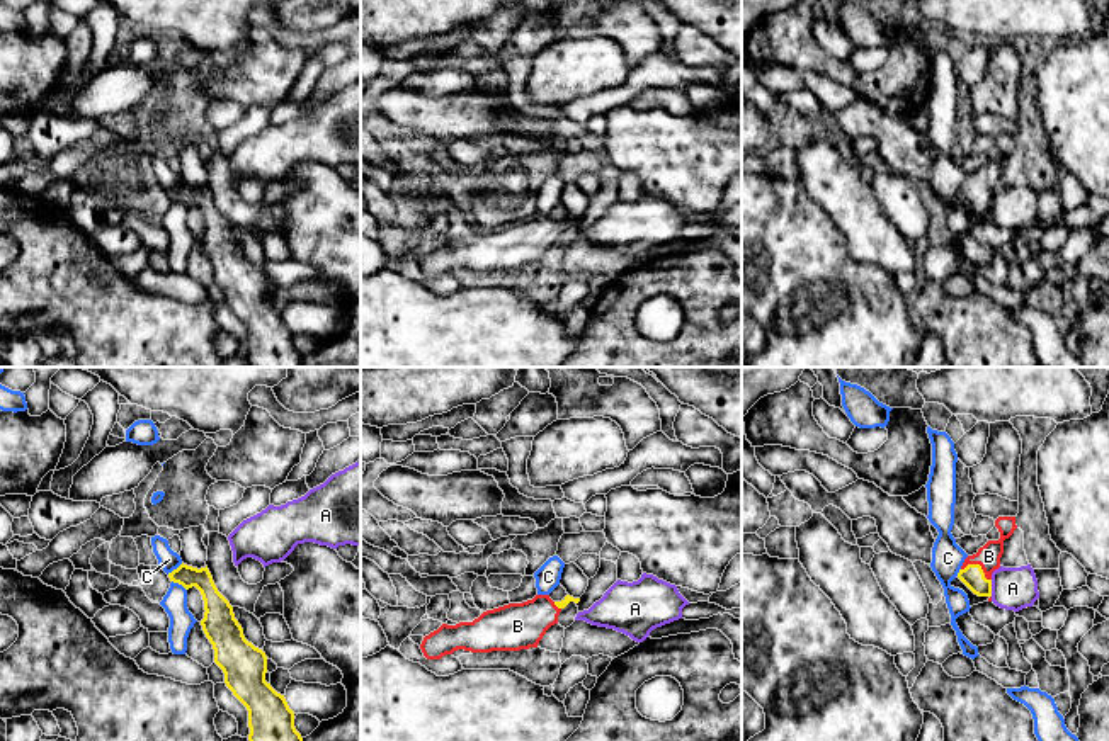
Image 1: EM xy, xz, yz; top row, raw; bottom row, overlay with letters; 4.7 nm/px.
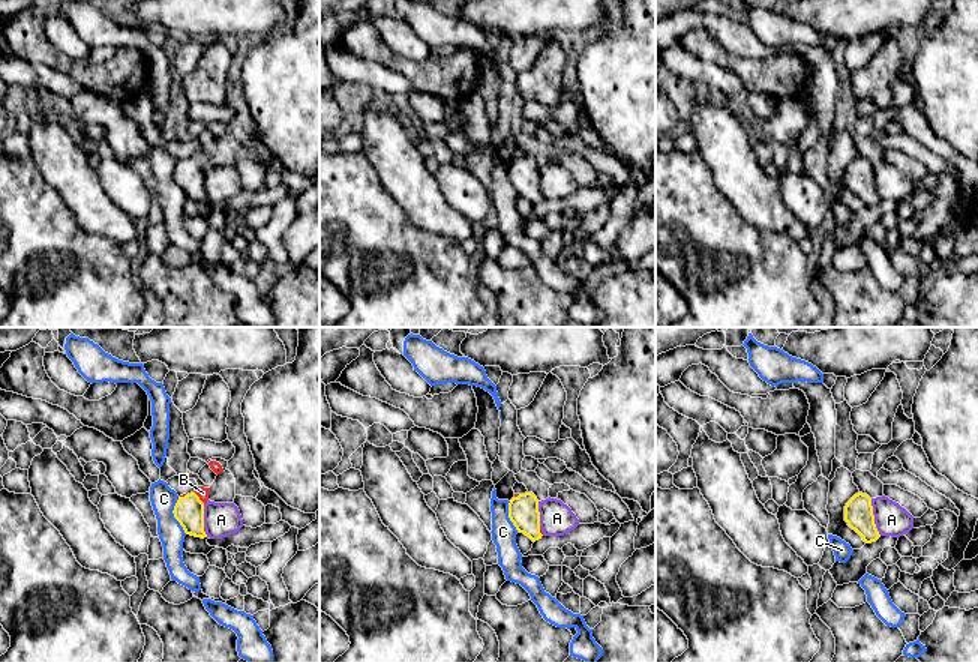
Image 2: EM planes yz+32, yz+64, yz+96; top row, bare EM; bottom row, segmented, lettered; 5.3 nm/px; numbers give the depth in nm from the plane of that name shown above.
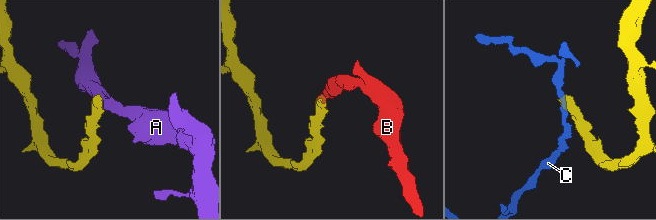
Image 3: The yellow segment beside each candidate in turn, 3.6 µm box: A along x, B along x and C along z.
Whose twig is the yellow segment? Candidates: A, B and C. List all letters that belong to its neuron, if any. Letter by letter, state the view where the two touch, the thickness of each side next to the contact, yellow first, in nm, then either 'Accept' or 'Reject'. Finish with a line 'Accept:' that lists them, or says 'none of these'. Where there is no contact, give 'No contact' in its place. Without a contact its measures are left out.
A: Touches yellow in yz. Thickness 110 nm (yellow) against 200 nm. Reject
B: Touches yellow in yz. Thickness 110 nm (yellow) against 110 nm. Accept
C: Touches yellow in xy. Thickness 110 nm (yellow) against 90 nm. Reject
Accept: B

